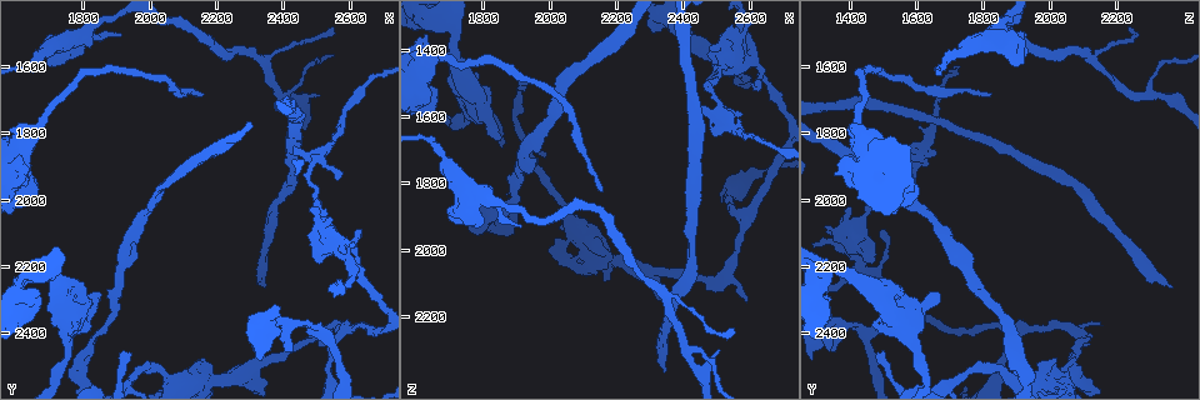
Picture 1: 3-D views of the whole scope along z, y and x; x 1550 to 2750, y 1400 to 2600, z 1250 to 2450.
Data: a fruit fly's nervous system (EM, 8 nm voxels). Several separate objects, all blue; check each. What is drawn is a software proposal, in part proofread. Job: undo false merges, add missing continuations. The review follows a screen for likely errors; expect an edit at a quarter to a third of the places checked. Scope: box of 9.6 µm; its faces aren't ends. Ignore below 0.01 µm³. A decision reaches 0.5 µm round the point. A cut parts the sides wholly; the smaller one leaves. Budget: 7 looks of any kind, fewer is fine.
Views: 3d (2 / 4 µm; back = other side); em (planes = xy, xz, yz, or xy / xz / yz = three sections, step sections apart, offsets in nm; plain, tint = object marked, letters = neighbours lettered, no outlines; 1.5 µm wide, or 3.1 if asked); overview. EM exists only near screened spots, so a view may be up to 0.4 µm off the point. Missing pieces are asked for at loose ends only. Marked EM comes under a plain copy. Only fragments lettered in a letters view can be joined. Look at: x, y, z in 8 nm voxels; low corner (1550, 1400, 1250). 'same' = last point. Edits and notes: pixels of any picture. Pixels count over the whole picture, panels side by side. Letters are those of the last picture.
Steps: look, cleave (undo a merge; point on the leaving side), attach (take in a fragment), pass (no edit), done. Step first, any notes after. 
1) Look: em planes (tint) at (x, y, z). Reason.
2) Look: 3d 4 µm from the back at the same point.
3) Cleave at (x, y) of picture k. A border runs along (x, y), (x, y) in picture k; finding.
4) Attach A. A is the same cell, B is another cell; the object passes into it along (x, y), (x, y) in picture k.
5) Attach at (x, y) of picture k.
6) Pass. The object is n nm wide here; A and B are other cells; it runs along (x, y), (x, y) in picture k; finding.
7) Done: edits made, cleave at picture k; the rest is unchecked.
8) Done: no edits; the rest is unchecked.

Look: em xz step 8 (letters) at (1650, 2350, 1330). Branch stops here.

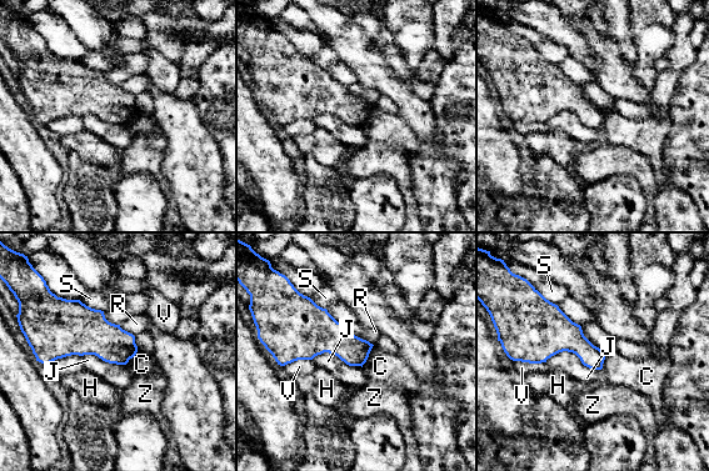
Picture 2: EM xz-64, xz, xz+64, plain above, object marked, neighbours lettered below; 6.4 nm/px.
Pass. The longest contact is with J, 360 nm; C, H, J, R, S, V and Z are other cells; a border runs along (373, 345), (367, 361), (362, 366) in picture 2; none of them fits.

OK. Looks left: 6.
Look: 3d 4 µm at (1810, 2400, 1590). An open end.

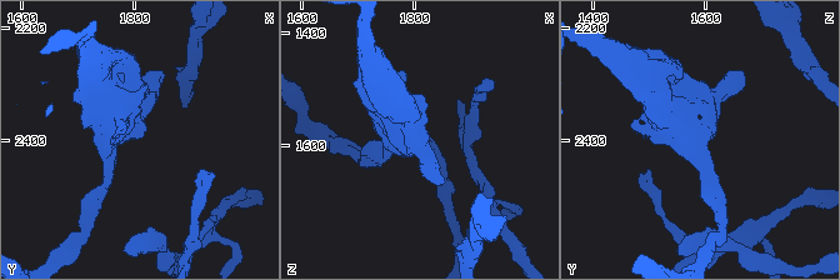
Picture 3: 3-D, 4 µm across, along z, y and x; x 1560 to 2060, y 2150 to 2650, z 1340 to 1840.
Look: em xz step 8 (tint) at (1805, 2400, 1590). Need the tissue.

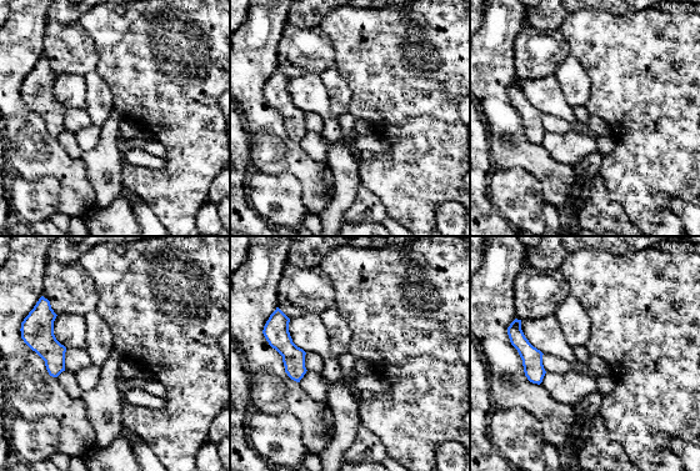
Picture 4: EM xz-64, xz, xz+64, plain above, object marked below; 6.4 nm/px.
Look: em xz step 8 (letters) at the same point.

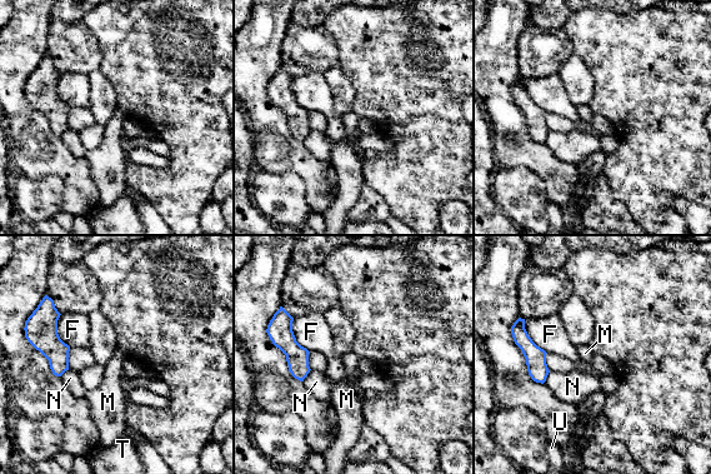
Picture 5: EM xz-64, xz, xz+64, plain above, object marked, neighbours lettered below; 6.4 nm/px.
Pass. F, M, N, T and U are other cells; a border runs along (70, 348), (68, 368) in picture 5; none of them fits.

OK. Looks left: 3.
Look: em planes (letters) at (2540, 1480, 2230). Tapers out.

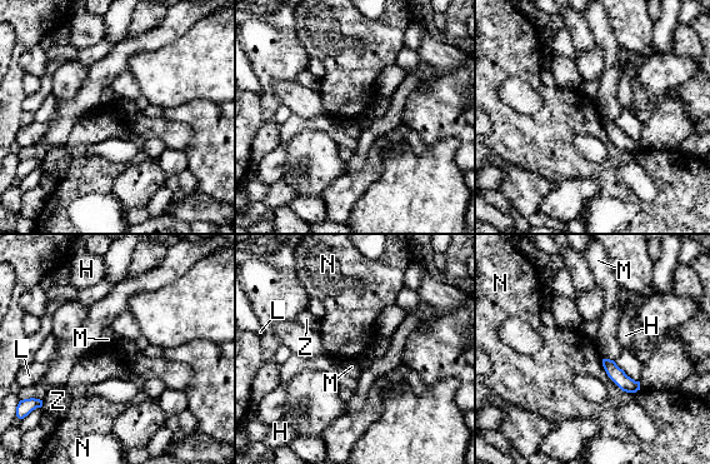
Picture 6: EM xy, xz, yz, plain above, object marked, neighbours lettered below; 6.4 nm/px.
Pass. H, L, M, N and Z are other cells; a border runs along (601, 359), (623, 390), (640, 389) in picture 6; no lettered fragment goes on from it.

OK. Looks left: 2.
Done: no edits; the rest is unchecked.

